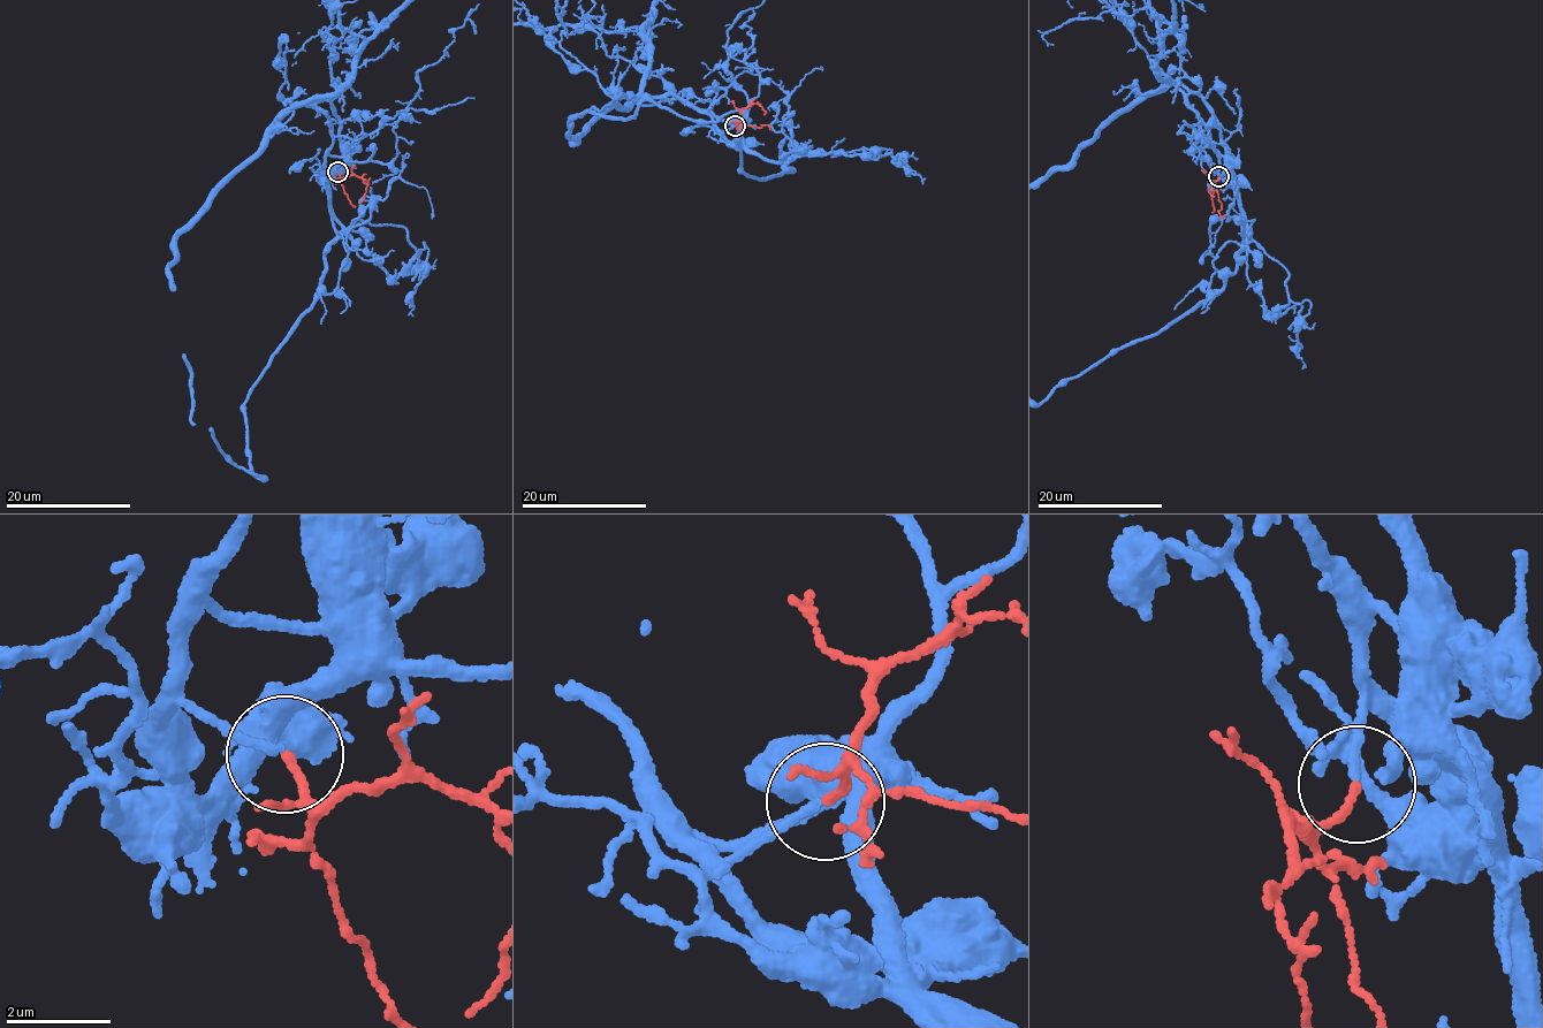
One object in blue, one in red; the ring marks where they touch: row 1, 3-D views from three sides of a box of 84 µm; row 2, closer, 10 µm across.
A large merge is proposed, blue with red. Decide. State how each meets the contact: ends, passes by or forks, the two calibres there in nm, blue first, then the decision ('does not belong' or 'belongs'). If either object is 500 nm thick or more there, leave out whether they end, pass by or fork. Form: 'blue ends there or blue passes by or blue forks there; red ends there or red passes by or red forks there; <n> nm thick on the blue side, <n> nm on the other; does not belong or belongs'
blue ends there; red passes by; 150 nm thick on the blue side, 110 nm on the other; belongs

